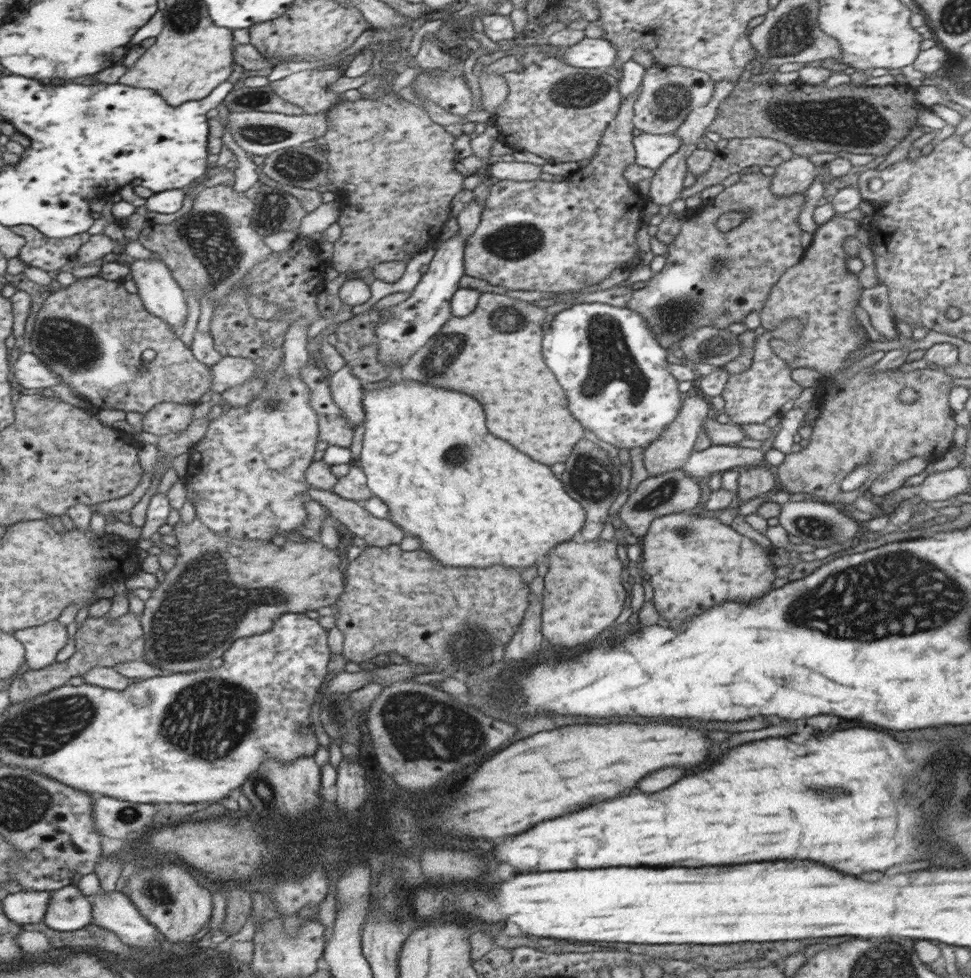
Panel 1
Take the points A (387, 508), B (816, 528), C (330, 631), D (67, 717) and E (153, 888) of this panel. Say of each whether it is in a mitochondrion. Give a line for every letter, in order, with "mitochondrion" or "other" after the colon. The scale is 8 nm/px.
A: other
B: mitochondrion
C: other
D: mitochondrion
E: mitochondrion

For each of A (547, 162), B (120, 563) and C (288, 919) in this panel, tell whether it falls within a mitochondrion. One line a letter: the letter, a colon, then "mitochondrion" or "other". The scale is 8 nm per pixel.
A: other
B: other
C: other

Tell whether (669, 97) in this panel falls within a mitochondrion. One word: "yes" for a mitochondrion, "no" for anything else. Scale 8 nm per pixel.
yes

